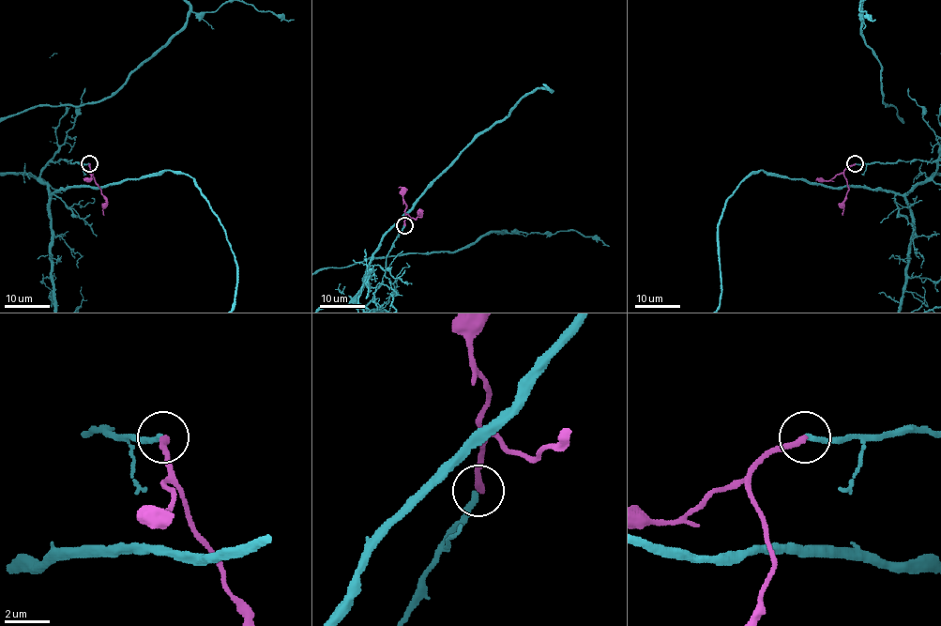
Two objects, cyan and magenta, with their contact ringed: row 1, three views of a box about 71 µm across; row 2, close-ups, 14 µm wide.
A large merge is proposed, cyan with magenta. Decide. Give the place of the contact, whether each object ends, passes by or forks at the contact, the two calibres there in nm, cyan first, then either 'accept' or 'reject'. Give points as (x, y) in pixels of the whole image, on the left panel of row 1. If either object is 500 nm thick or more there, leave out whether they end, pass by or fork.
place (89, 163); cyan ends; magenta ends; calibres 240 and 280 nm; reject

